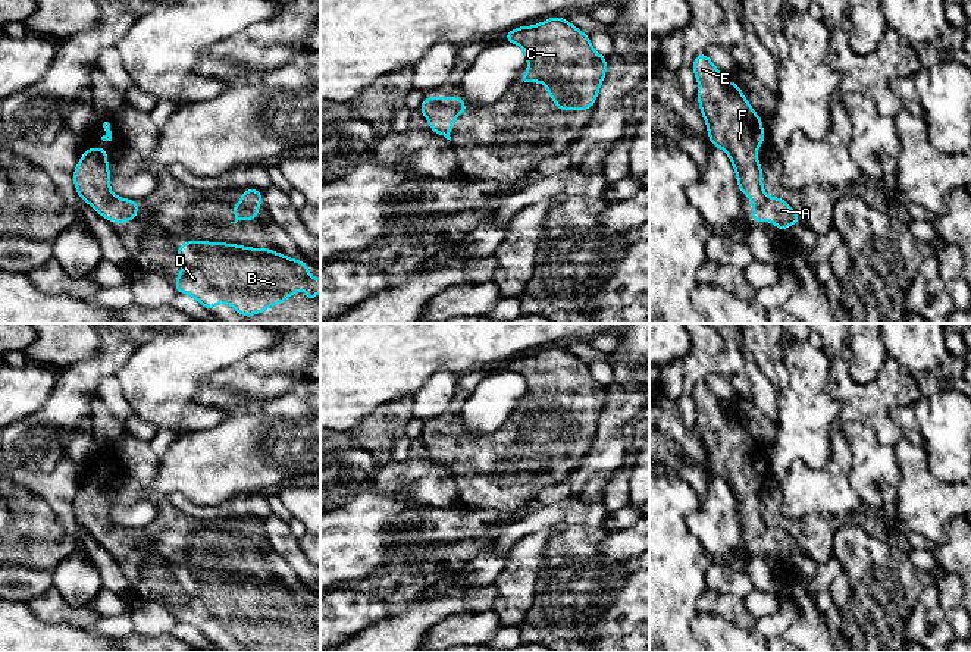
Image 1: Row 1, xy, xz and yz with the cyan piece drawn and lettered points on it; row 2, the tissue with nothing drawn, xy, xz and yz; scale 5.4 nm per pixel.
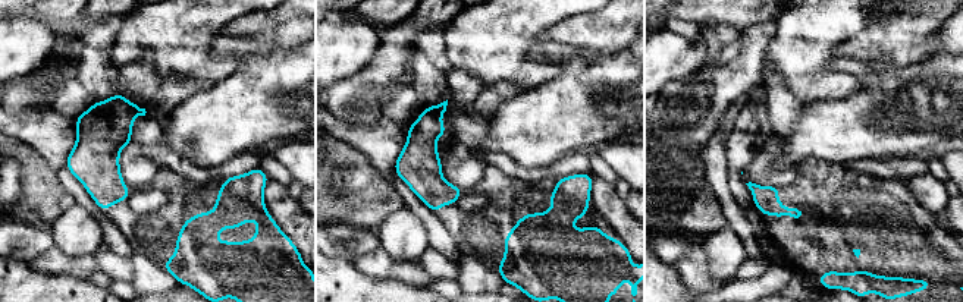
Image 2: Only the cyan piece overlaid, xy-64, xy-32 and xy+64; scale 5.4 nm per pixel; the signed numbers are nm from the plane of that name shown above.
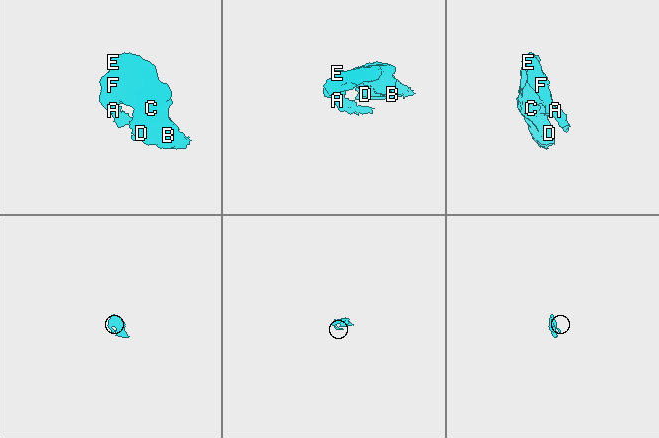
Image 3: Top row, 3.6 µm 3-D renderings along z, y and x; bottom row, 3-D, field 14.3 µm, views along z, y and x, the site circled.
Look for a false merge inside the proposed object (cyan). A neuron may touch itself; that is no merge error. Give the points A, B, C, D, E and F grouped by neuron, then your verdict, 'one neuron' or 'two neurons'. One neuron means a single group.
groups A B C D E F; one neuron

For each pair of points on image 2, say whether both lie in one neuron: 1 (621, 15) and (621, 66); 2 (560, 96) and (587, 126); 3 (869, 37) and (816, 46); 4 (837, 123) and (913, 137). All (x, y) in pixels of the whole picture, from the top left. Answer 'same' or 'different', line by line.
1: different
2: same
3: different
4: same

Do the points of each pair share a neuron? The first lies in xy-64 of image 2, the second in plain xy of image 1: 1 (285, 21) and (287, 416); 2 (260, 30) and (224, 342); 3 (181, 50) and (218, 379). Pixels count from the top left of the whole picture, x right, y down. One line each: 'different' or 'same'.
1: different
2: different
3: different

